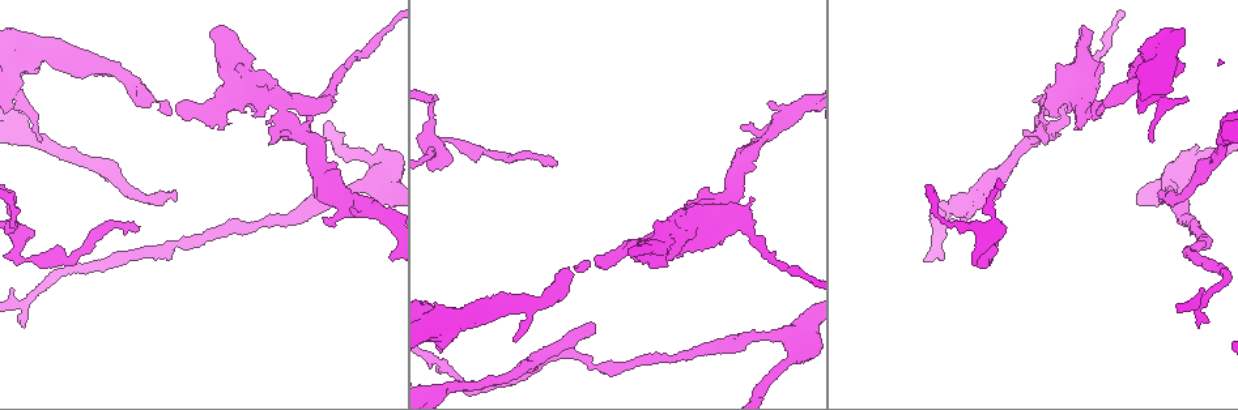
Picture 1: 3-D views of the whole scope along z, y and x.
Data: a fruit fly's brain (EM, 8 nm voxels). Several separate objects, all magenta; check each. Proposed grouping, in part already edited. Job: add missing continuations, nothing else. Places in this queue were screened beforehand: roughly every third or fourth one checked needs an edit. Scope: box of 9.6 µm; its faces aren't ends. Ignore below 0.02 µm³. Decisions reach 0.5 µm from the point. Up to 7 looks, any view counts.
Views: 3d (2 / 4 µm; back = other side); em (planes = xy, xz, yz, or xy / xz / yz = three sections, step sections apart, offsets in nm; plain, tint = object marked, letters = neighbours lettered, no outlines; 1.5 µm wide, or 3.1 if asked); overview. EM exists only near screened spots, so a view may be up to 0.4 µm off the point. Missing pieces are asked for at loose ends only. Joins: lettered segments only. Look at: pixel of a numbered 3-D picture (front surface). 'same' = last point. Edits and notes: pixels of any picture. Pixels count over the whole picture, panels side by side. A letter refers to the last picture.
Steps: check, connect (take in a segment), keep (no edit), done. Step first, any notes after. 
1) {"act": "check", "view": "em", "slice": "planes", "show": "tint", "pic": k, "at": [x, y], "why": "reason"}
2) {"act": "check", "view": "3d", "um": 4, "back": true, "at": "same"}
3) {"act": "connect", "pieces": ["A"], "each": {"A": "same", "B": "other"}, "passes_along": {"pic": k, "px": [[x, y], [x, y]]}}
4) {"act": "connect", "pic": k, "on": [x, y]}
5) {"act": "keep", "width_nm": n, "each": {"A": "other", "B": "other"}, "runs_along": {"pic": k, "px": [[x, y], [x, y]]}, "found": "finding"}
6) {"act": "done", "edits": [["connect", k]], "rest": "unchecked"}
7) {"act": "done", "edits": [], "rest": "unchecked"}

{"act": "check", "view": "em", "slice": "planes", "show": "letters", "pic": 1, "at": [1204, 321], "why": "free end"}

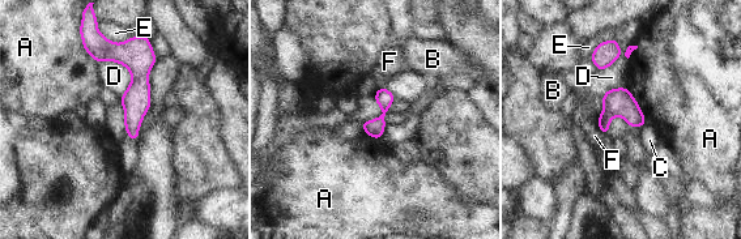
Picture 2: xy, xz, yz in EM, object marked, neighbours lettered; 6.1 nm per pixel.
{"act": "keep", "each": {"A": "other", "B": "other", "C": "other", "D": "other", "E": "other", "F": "other"}, "found": "none of them fits"}

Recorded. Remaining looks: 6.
{"act": "check", "view": "3d", "um": 2, "back": true, "pic": 1, "at": [556, 163]}

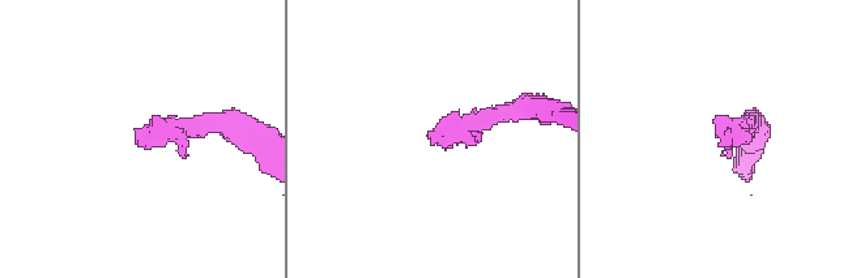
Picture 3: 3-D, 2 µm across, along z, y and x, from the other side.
{"act": "check", "view": "em", "slice": "xz", "step": 4, "show": "tint", "pic": 3, "at": [137, 146], "why": "need the tissue"}

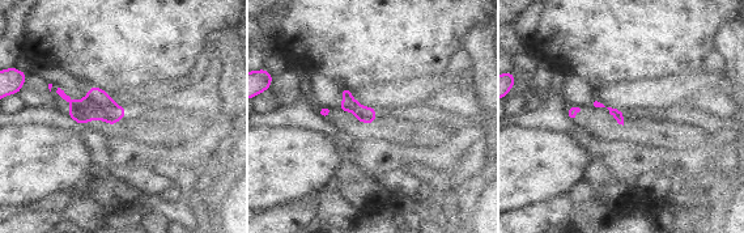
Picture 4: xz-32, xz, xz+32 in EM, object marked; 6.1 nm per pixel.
{"act": "check", "view": "em", "slice": "planes", "show": "letters", "at": "same"}

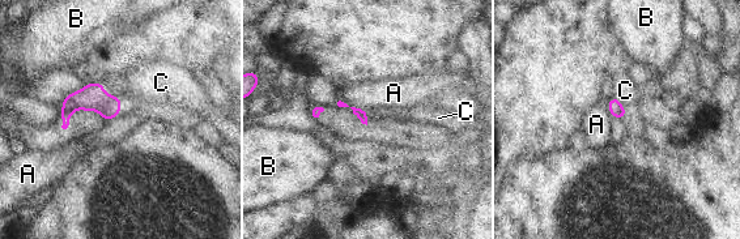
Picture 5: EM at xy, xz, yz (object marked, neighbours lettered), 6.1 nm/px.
{"act": "connect", "pieces": ["C"], "each": {"A": "other", "B": "other", "C": "same"}, "passes_along": {"pic": 5, "px": [[92, 97], [109, 94], [147, 82]]}, "found": "it goes on there"}

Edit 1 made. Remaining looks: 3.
{"act": "check", "view": "overview", "why": "see it whole again"}

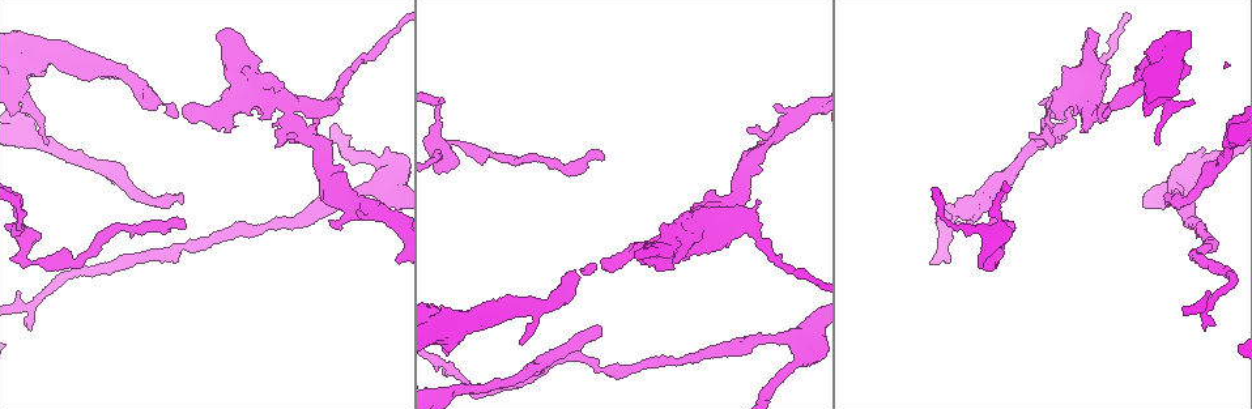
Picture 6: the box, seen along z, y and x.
{"act": "check", "view": "em", "slice": "planes", "show": "letters", "pic": 6, "at": [179, 201], "why": "long arm stops here"}

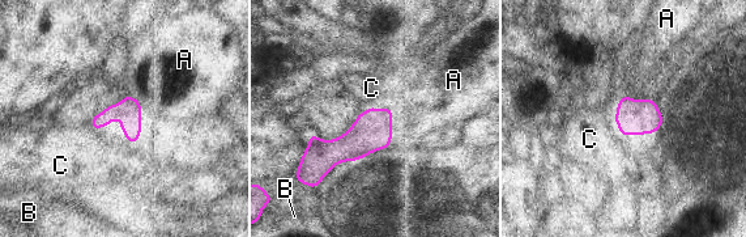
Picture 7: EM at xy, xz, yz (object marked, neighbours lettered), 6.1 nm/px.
{"act": "keep", "width_nm": 160, "each": {"A": "other", "B": "other", "C": "other"}, "border": {"pic": 7, "px": [[617, 102], [614, 121], [619, 135]]}, "found": "no lettered segment goes on from it"}

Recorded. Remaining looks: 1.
{"act": "done", "edits": [["connect", 5]], "rest": "unchecked"}

